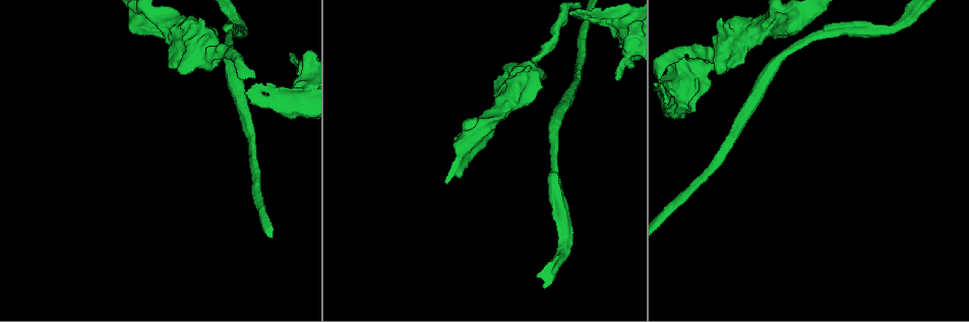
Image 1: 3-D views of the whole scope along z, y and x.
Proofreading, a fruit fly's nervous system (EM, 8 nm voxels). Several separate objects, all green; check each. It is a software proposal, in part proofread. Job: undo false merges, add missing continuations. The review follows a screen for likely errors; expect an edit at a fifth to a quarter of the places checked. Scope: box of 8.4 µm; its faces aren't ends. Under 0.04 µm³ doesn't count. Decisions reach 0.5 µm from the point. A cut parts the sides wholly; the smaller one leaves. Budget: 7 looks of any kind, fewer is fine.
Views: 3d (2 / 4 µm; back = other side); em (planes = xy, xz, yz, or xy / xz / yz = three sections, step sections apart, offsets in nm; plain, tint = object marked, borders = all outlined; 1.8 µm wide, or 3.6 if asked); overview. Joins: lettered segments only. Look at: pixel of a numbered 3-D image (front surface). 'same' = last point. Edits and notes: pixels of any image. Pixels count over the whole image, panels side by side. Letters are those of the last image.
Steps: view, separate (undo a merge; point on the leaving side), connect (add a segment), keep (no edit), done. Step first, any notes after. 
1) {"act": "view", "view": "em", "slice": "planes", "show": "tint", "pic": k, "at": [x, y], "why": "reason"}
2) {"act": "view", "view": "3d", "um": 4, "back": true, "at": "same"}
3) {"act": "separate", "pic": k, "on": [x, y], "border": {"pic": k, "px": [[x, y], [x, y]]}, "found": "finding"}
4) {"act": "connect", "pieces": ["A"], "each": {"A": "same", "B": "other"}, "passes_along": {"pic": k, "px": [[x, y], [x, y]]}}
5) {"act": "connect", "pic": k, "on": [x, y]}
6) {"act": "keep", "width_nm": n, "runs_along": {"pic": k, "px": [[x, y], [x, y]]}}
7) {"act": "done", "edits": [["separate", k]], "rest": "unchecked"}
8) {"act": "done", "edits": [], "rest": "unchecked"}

{"act": "view", "view": "em", "slice": "xz", "step": 4, "show": "borders", "pic": 1, "at": [618, 79], "why": "free end"}

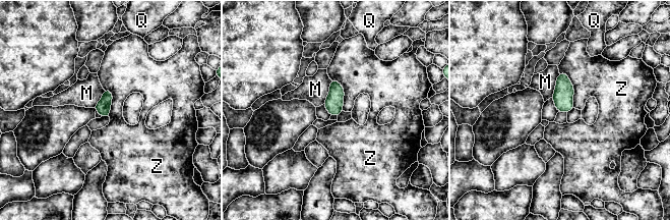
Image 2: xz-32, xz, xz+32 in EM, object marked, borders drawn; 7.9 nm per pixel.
{"act": "keep", "longest_contact_nm": ["Z", 300], "each": {"M": "other", "Q": "other", "Z": "other"}, "border": {"pic": 2, "px": [[561, 71], [572, 85], [574, 107]]}, "found": "none of them fits"}

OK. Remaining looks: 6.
{"act": "view", "view": "em", "slice": "xy", "step": 8, "show": "borders", "pic": 1, "at": [506, 66]}

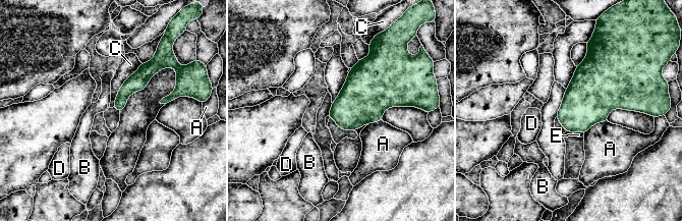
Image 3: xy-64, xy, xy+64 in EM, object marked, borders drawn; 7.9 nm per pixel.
{"act": "view", "view": "em", "slice": "yz", "step": 16, "show": "borders", "at": "same", "why": "cut it another way"}

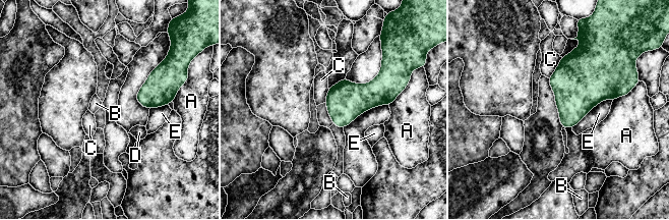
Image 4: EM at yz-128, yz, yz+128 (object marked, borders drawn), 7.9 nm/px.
{"act": "keep", "width_nm": 260, "each": {"A": "other", "B": "other", "C": "other", "D": "other", "E": "other"}, "border": {"pic": 4, "px": [[561, 57], [555, 70], [548, 77]]}, "found": "none of them fits"}

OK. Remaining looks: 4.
{"act": "view", "view": "em", "um": 3.6, "slice": "yz", "step": 16, "show": "tint", "pic": 1, "at": [304, 97], "why": "sudden change in width"}

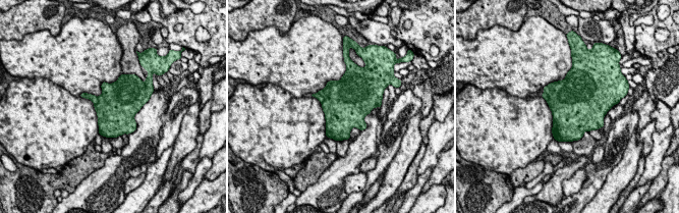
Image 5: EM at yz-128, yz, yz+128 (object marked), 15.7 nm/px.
{"act": "view", "view": "em", "um": 3.6, "slice": "planes", "show": "borders", "at": "same", "why": "another direction"}

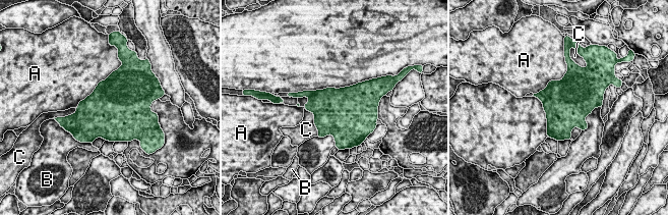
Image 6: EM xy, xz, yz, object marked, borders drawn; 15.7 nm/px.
{"act": "keep", "each": {"A": "other", "B": "other", "C": "other"}, "border": {"pic": 6, "px": [[112, 72], [102, 79], [75, 107]]}, "found": "continuous, no second neuron"}

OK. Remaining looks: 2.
{"act": "done", "edits": [], "rest": "unchecked"}

